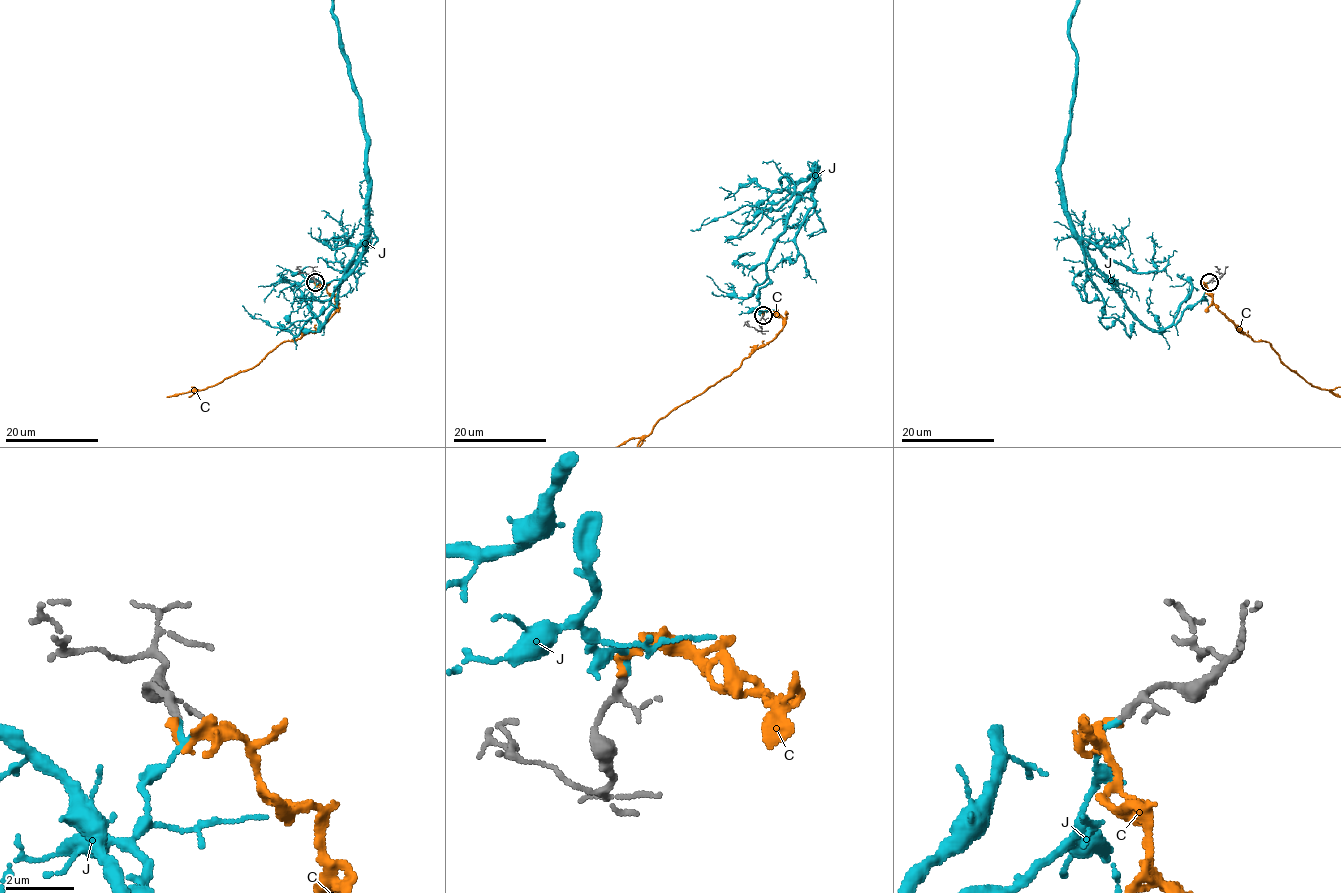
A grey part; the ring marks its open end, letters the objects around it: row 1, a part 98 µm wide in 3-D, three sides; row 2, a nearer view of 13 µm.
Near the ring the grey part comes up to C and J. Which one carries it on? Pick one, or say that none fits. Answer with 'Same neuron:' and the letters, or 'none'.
Same neuron: J

